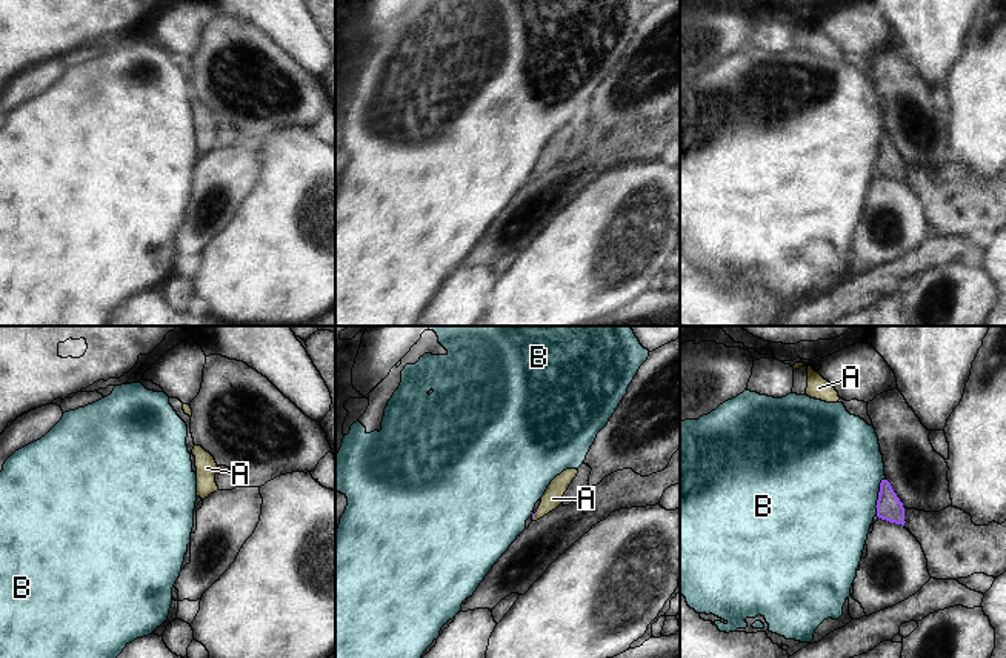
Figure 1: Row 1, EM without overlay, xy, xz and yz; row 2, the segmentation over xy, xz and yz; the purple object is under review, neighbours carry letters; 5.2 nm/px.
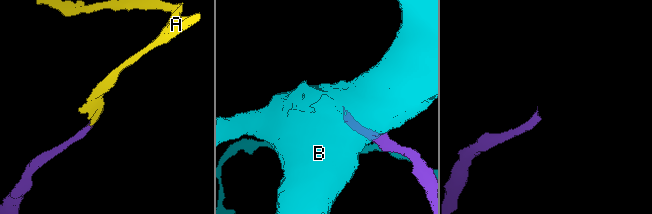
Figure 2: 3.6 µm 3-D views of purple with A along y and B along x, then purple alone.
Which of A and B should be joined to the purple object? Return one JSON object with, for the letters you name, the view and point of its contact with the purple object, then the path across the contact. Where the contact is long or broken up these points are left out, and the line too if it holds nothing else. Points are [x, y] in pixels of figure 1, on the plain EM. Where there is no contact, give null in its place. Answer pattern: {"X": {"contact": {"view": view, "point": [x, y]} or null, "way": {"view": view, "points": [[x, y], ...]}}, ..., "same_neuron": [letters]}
{"A": {"contact": {"view": "xz", "point": [532, 172]}, "way": {"view": "xz", "points": [[532, 169], [532, 172], [552, 154]]}}, "same_neuron": ["A"]}

